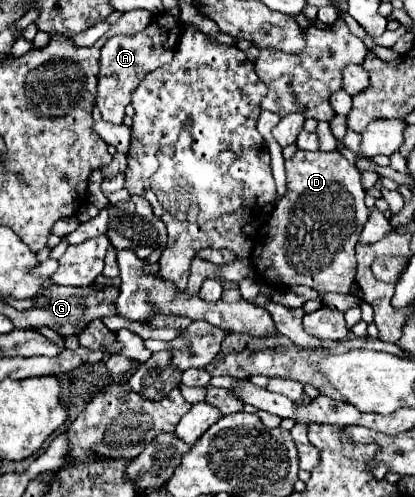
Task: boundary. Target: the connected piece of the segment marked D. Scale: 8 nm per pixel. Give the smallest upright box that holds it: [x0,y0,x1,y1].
[252,151,370,297]

